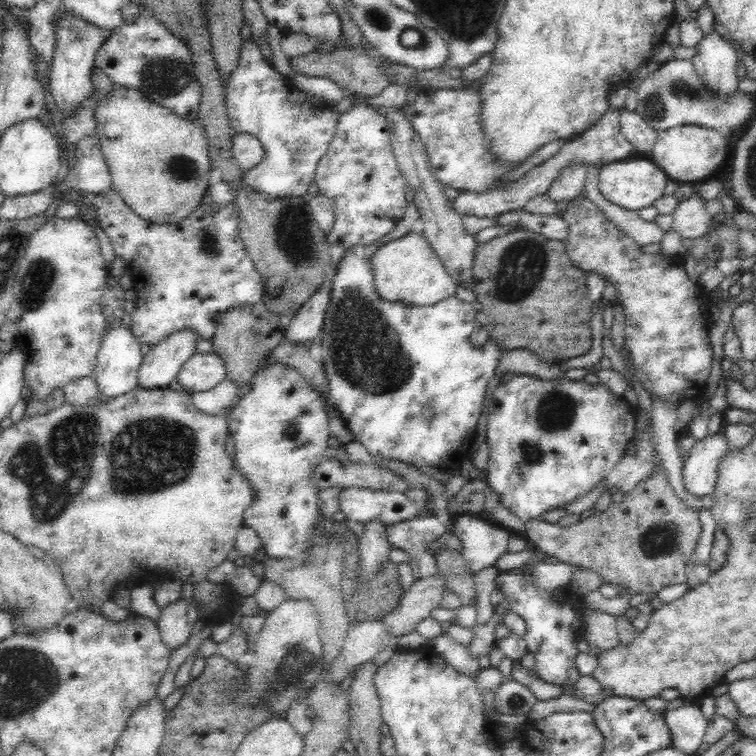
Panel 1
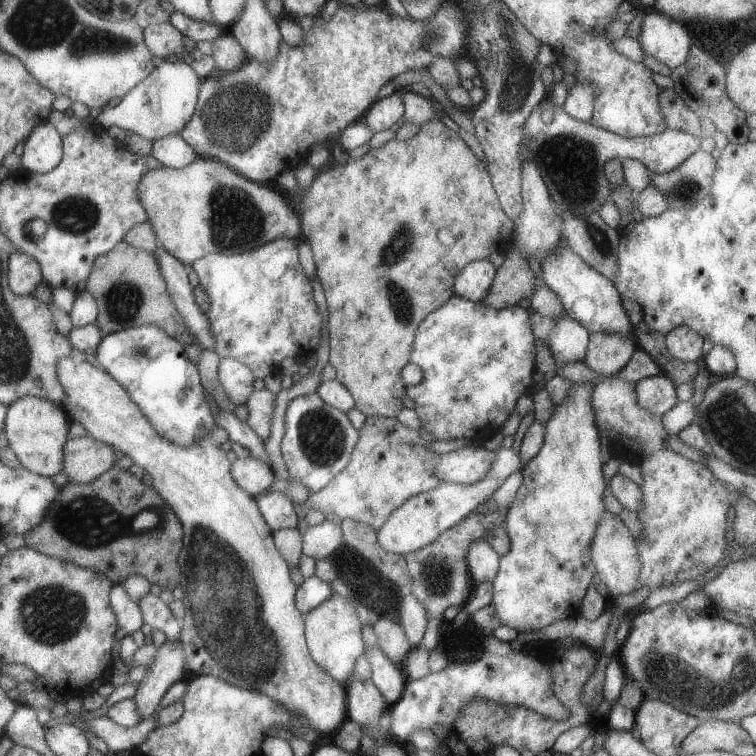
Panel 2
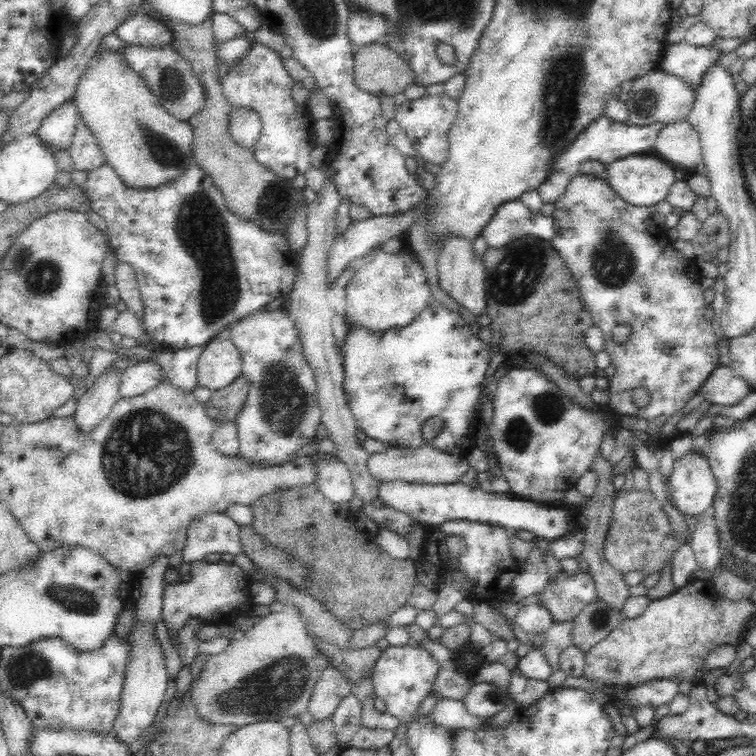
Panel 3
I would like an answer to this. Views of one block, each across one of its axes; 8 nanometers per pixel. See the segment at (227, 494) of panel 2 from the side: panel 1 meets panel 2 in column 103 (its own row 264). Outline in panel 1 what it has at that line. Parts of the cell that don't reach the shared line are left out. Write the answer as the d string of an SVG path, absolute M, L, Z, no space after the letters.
M411 230L379 246L369 258L374 276L374 289L382 301L408 306L428 307L456 295L458 285L446 272L442 261L418 230Z

